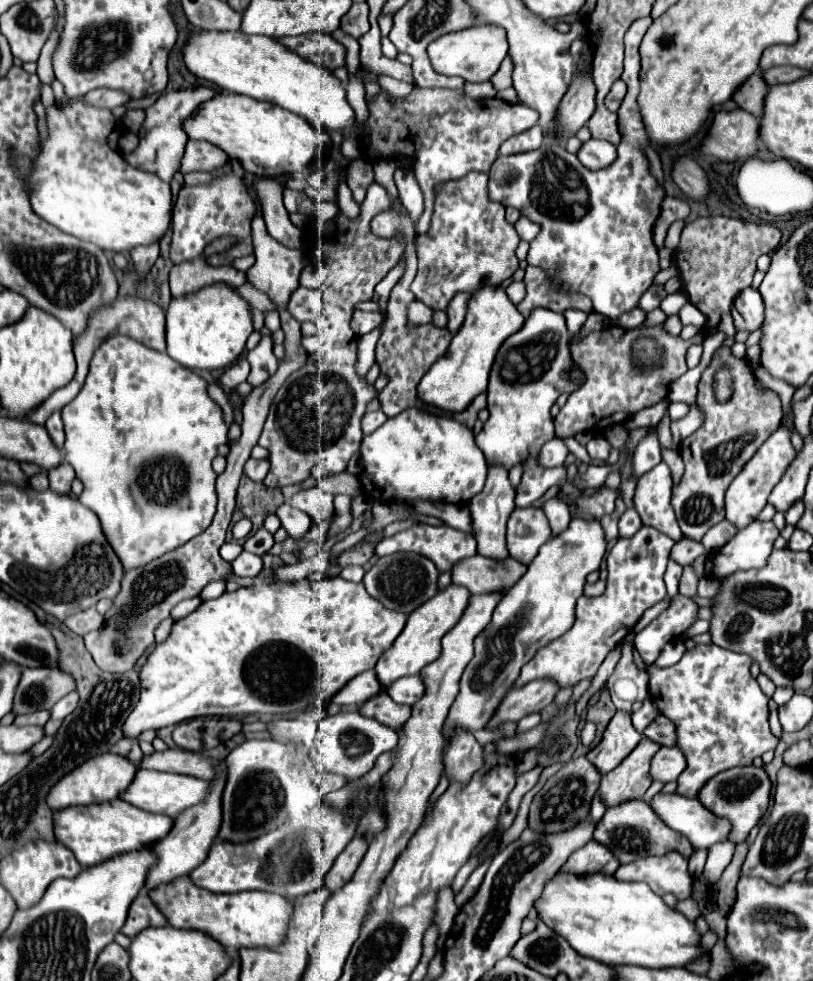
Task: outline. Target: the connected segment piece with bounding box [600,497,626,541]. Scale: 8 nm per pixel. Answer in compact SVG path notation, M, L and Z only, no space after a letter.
M618 497L614 513L606 515L600 520L604 531L606 531L606 541L612 541L612 539L618 537L618 520L624 511L626 511L626 505L624 505L622 497Z

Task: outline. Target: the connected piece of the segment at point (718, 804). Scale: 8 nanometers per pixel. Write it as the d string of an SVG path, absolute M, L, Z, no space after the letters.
M732 767L728 771L718 773L716 777L712 777L696 795L696 799L700 799L704 803L706 809L710 809L716 817L724 817L730 821L732 829L728 839L732 843L742 843L750 829L760 821L760 817L766 813L768 803L770 803L770 789L772 783L764 771L764 767Z

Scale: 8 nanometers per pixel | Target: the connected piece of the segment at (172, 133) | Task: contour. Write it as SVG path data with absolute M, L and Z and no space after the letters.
M206 85L194 87L194 89L178 89L178 91L166 91L164 95L158 97L158 101L146 109L146 119L140 127L140 143L132 153L122 153L122 157L126 157L126 161L130 165L134 165L136 169L142 169L146 173L154 173L158 175L162 181L170 183L172 175L180 169L180 159L184 155L184 147L186 147L186 133L180 129L184 117L188 117L202 101L208 101L212 97L216 97L218 91L210 89Z

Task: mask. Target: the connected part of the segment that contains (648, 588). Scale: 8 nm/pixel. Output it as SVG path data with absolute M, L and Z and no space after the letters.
M646 525L628 539L620 537L606 557L606 591L598 597L584 595L578 599L572 629L568 629L564 637L558 637L540 649L540 653L536 653L536 657L524 665L520 677L516 679L516 685L512 687L524 687L536 679L550 679L560 689L566 689L574 687L582 679L592 679L606 655L632 631L642 613L666 597L662 575L666 571L672 545L674 541L668 535Z

